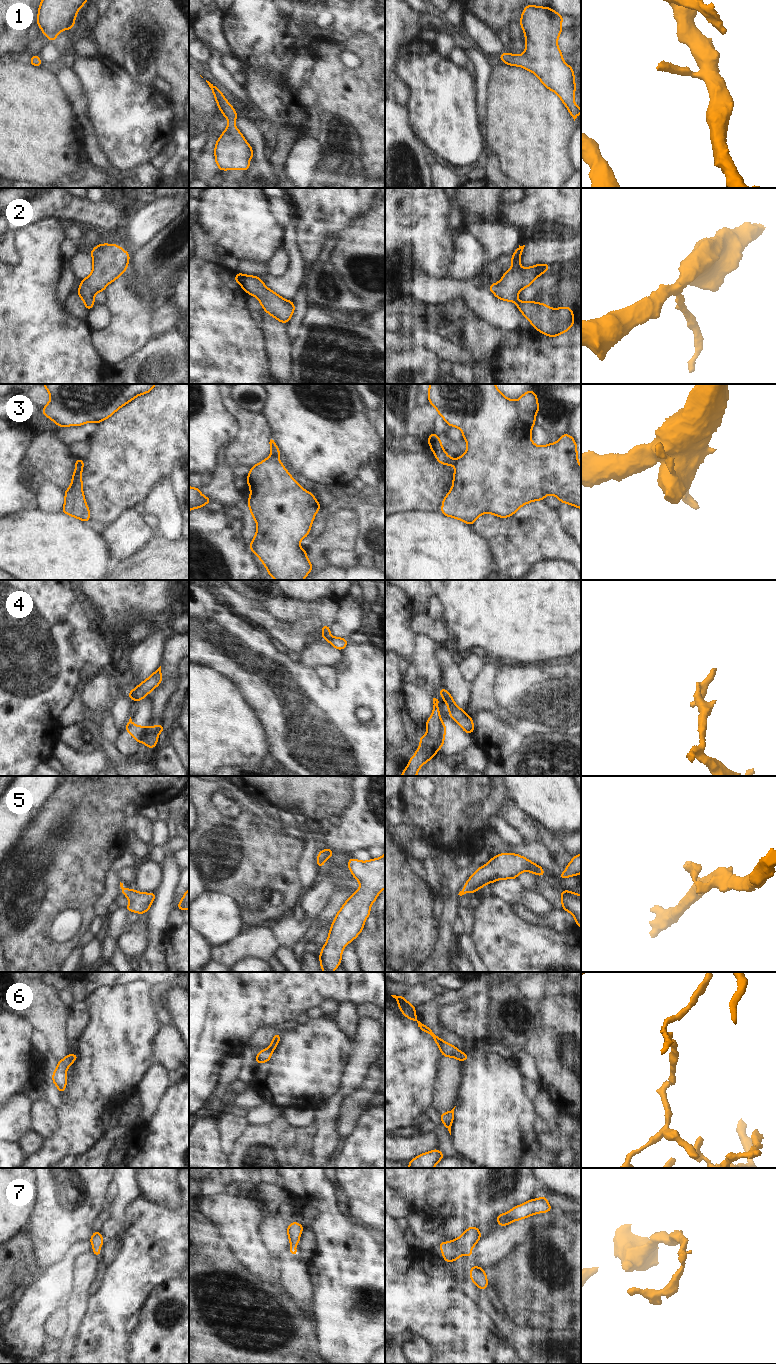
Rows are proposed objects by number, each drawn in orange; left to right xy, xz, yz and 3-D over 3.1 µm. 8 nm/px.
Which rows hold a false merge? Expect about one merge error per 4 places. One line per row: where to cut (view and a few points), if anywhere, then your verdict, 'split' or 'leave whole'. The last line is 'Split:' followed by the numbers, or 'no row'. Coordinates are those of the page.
1: cut none; leave whole
2: cut none; leave whole
3: cut xy (76, 463), (80, 470); split
4: cut xz (331, 637), (327, 640); split
5: cut none; leave whole
6: cut none; leave whole
7: cut none; leave whole
Split: 3, 4

